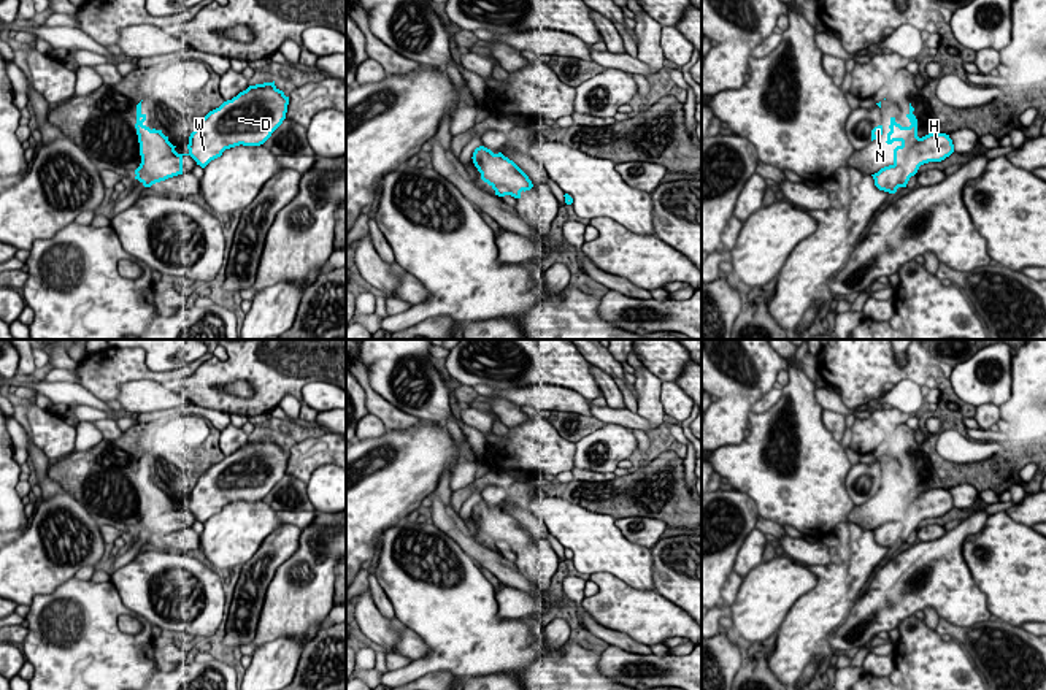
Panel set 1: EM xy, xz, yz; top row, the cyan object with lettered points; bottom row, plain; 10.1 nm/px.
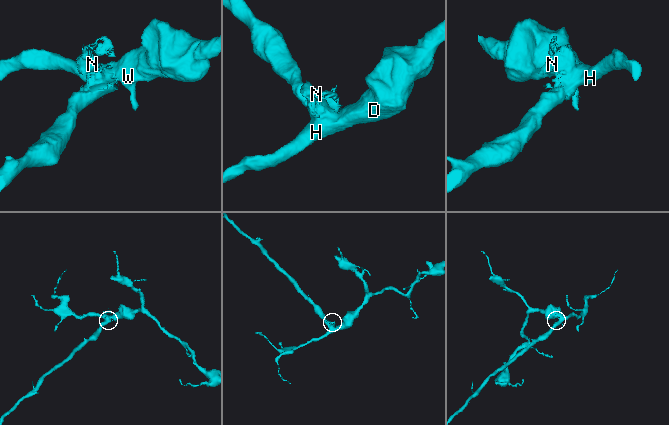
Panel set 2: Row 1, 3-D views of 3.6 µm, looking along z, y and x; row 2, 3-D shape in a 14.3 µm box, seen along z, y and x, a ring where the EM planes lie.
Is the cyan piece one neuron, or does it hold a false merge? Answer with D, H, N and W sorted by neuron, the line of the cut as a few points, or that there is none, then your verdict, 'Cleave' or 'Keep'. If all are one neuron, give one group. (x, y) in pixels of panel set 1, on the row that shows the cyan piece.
Groups: D H W / N. Split along yz (919, 138), (908, 154), (905, 180). Cleave

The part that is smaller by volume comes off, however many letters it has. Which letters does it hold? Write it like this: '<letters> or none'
N

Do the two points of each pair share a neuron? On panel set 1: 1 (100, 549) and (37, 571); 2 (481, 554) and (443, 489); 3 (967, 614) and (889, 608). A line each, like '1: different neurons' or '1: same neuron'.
1: same neuron
2: same neuron
3: same neuron

